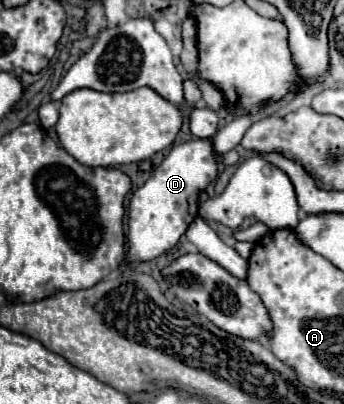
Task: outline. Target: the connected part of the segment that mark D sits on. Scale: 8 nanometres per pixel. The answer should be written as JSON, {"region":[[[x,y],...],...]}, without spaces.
{"region":[[[193,139],[175,145],[155,169],[153,177],[131,197],[129,213],[129,247],[133,261],[149,261],[175,247],[179,237],[199,211],[199,191],[217,177],[213,147],[207,139]]]}

